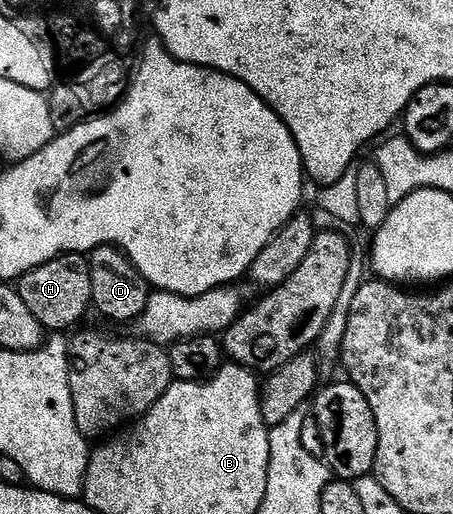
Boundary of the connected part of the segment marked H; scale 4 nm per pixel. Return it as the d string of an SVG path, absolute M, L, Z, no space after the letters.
M80 255L55 257L42 263L42 267L34 267L25 277L20 278L18 288L26 307L30 307L34 317L48 331L75 330L75 325L87 315L88 309L90 313L93 308L90 267L88 261Z

